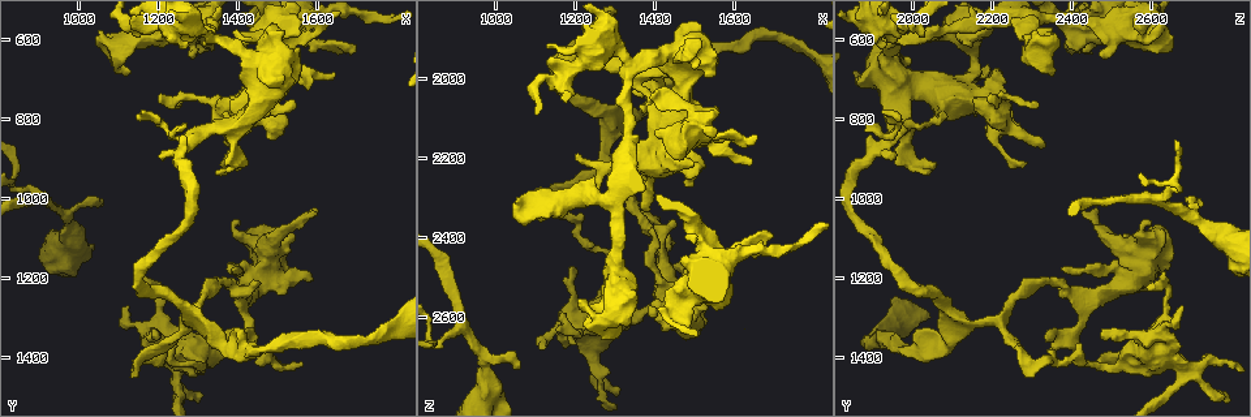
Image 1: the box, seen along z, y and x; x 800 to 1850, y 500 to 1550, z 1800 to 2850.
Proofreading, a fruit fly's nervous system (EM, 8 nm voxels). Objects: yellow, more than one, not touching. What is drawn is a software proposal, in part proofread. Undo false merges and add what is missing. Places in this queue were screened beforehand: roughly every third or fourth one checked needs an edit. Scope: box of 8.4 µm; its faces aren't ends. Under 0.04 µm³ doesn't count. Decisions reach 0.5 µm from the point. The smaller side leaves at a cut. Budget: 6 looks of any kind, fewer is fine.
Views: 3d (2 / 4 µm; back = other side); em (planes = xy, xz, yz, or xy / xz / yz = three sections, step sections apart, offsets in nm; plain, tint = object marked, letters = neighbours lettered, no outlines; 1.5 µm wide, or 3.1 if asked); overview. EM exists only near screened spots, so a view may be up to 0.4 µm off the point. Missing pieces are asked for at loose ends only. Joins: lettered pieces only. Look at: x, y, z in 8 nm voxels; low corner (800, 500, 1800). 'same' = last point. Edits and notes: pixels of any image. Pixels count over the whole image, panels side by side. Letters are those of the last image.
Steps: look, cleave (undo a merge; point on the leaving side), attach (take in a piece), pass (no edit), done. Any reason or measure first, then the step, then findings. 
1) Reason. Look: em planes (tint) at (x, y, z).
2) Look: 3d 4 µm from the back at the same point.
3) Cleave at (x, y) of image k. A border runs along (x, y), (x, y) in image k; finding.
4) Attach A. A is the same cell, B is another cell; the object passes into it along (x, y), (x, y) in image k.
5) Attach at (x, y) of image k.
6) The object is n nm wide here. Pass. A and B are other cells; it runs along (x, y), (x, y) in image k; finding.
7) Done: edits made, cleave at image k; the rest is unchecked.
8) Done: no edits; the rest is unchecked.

Thin end. Look: em xy step 4 (letters) at (1135, 1445, 2305).

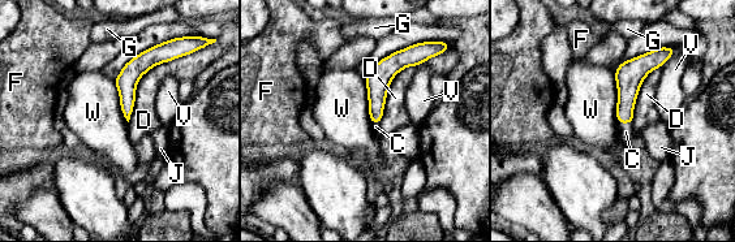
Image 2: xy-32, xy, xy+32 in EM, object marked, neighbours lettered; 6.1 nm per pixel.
Another direction. Look: em planes (letters) at the same point.

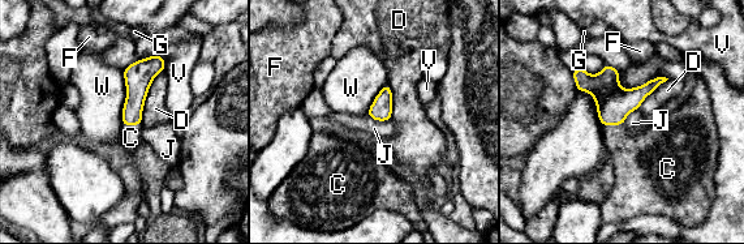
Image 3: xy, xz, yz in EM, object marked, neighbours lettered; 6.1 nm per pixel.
Attach C. C is the same cell, D, F, G, J, V and W are other cells; the object passes into it along (614, 103), (611, 124), (637, 155) in image 3; the cell continues.

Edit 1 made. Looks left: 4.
Redraw. Look: overview.

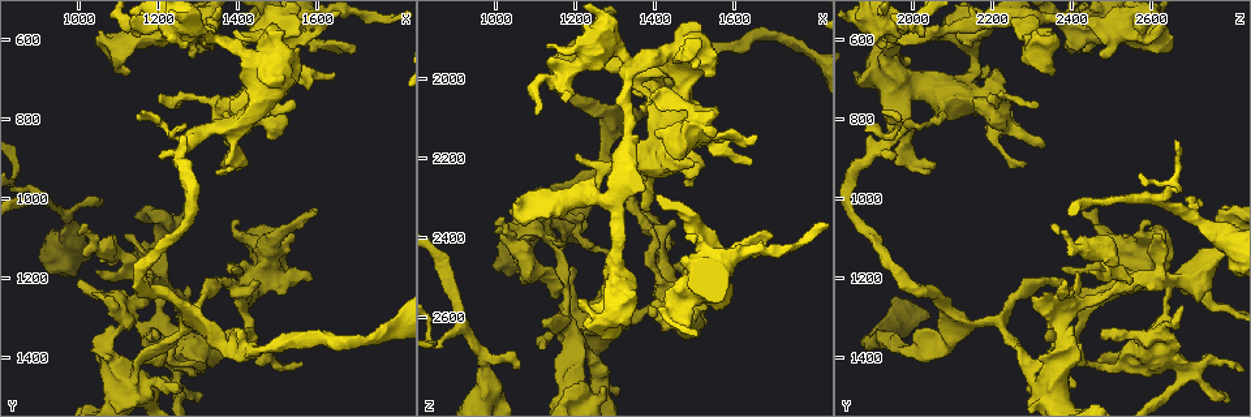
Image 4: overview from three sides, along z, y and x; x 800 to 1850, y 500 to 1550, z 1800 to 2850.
An open end. Look: em planes (letters) at (1065, 1015, 2725).

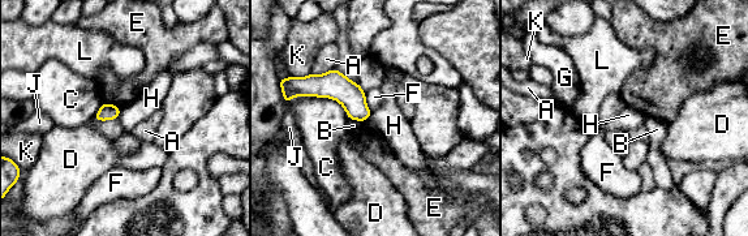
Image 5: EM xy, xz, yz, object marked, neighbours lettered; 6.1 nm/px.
The longest contact is with C, 420 nm. Pass. A, B, C, D, E, F, G, H, J, K and L are other cells; a border runs along (121, 108), (116, 119) in image 5; no lettered piece goes on from it.

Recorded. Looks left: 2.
Done: edits made, attach at image 3; the rest is unchecked.

